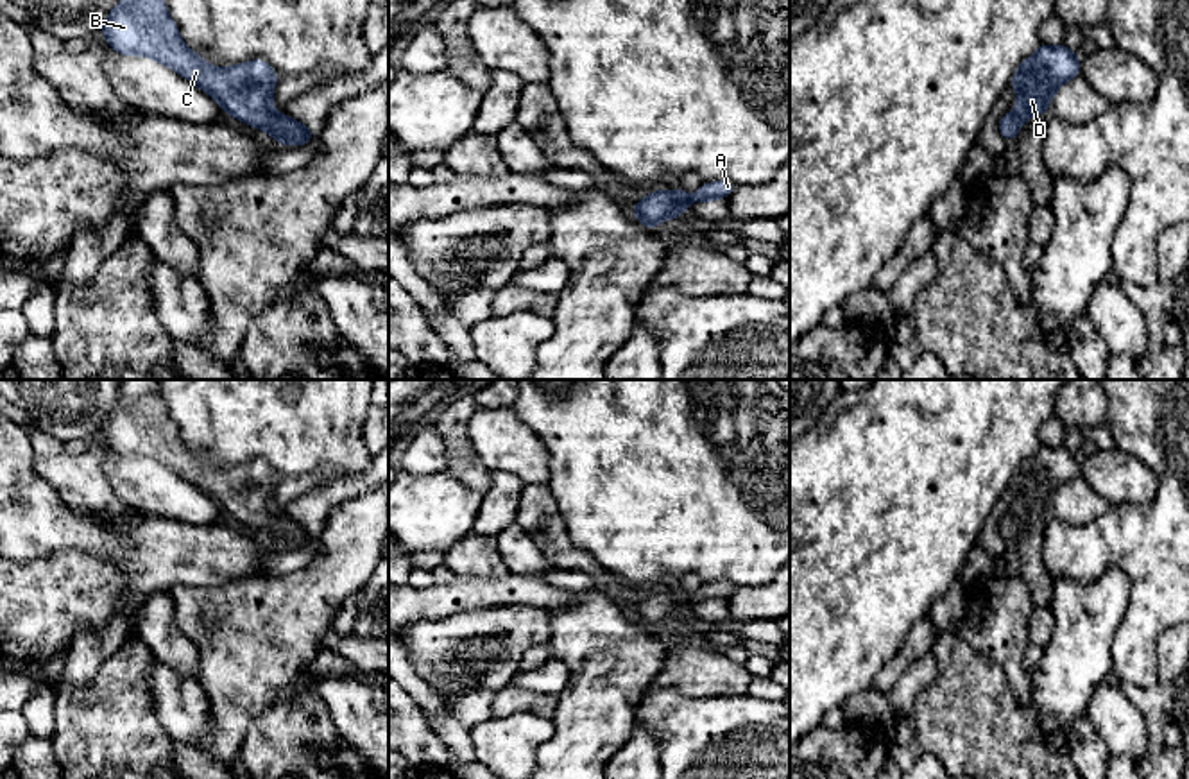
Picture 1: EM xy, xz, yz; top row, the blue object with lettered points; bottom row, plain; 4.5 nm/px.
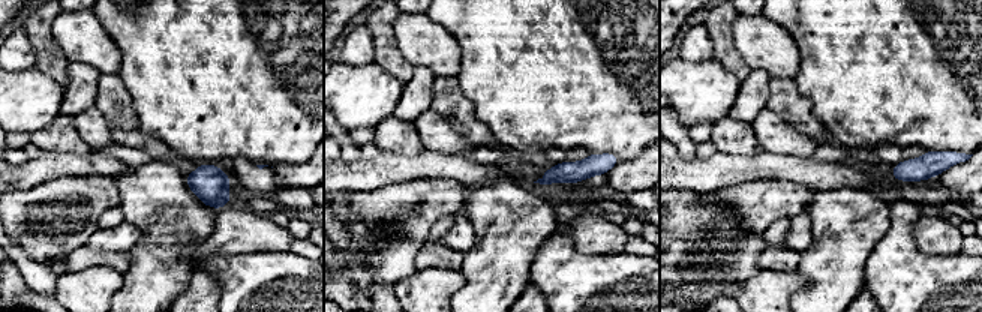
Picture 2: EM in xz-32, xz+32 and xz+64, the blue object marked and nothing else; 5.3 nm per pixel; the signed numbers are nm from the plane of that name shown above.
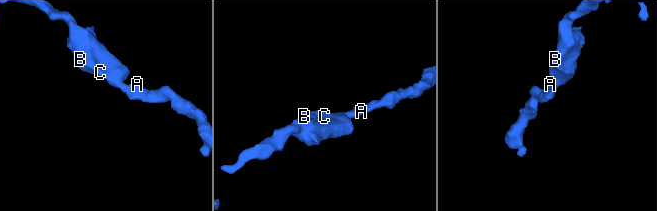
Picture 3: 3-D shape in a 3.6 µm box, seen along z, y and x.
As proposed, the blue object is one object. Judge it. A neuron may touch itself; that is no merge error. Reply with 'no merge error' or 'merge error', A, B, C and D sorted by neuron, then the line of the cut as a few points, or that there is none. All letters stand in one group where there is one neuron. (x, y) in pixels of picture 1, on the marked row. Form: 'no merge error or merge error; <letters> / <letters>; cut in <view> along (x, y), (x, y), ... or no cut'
no merge error; A B C D; no cut

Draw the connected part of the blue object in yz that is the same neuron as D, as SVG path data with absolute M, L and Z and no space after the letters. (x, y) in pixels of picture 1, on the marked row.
M1040 43L1014 72L1010 86L1017 93L1017 106L999 118L999 134L1010 143L1021 125L1037 115L1046 116L1055 93L1082 73L1080 54L1062 45Z

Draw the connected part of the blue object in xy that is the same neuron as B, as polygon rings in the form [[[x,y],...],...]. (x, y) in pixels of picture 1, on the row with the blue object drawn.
[[[118,0],[102,21],[100,34],[118,56],[141,56],[165,64],[211,95],[226,115],[263,129],[281,145],[303,147],[317,136],[274,109],[279,73],[265,59],[226,68],[210,64],[184,45],[165,0]]]

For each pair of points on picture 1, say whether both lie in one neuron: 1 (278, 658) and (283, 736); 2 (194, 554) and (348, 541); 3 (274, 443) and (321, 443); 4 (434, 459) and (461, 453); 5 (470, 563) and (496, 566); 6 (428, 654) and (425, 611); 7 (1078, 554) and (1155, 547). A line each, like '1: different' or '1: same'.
1: different
2: different
3: same
4: different
5: same
6: different
7: same

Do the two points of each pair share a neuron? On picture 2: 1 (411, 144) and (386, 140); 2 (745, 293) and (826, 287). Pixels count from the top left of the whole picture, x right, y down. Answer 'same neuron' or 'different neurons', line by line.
1: same neuron
2: different neurons

